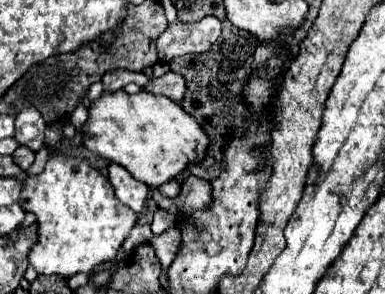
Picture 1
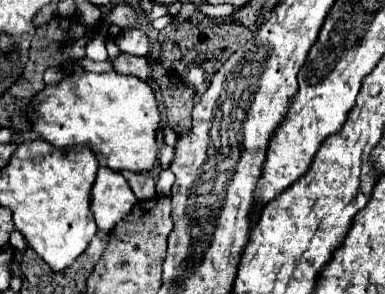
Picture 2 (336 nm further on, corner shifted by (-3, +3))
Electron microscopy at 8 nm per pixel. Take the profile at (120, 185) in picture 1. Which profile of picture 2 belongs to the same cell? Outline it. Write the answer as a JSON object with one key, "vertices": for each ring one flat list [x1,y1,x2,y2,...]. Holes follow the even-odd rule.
{"vertices":[[111,168,97,170,97,178,91,188,91,212,99,230,109,232,131,212,135,202,135,194,119,172,113,172]]}

